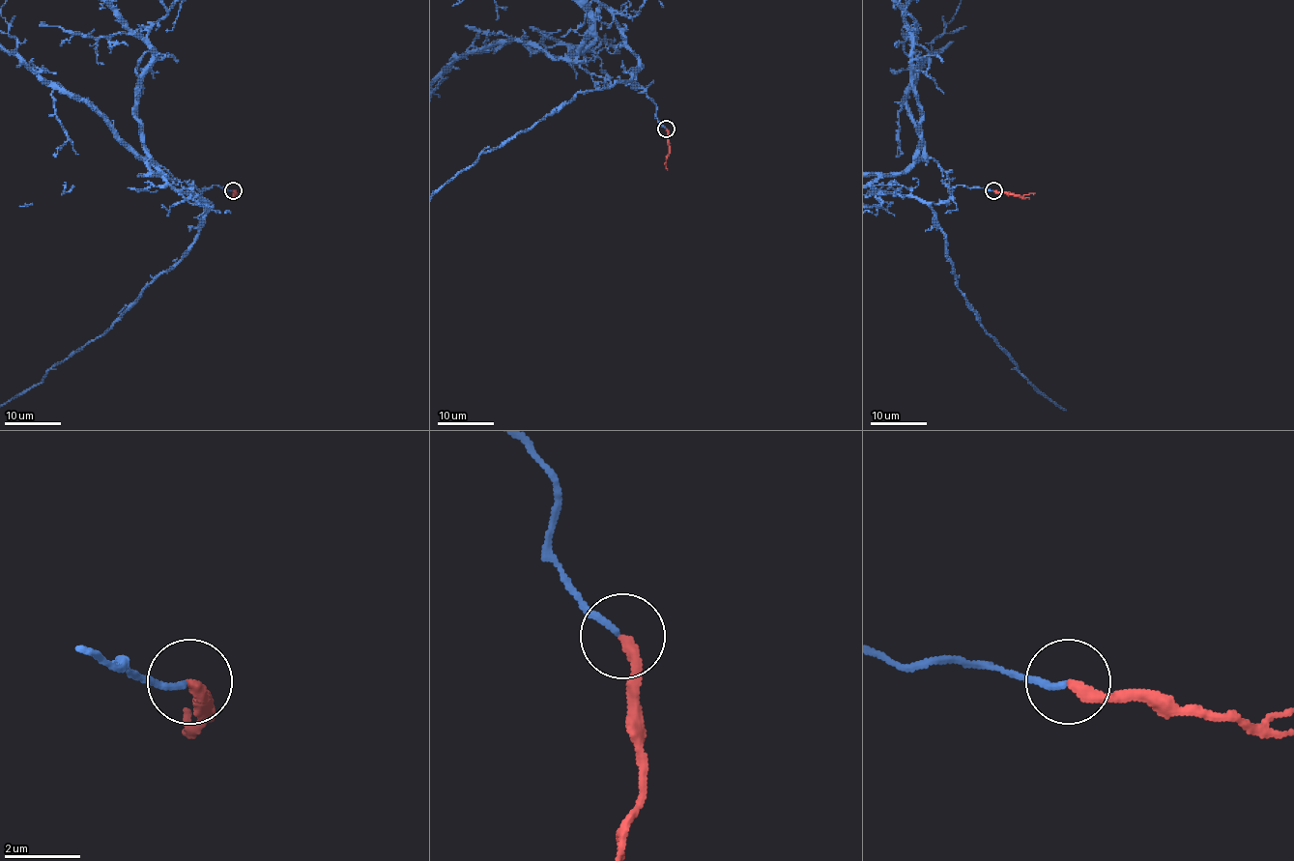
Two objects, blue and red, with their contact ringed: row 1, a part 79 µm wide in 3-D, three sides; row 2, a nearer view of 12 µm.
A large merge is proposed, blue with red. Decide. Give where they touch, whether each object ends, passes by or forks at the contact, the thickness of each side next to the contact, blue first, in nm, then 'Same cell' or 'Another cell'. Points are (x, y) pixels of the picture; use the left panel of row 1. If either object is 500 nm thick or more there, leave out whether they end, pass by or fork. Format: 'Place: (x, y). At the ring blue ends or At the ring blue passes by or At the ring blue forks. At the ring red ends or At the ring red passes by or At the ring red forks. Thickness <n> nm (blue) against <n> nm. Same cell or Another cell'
Place: (233, 190). At the ring blue ends. At the ring red ends. Thickness 150 nm (blue) against 320 nm. Same cell

